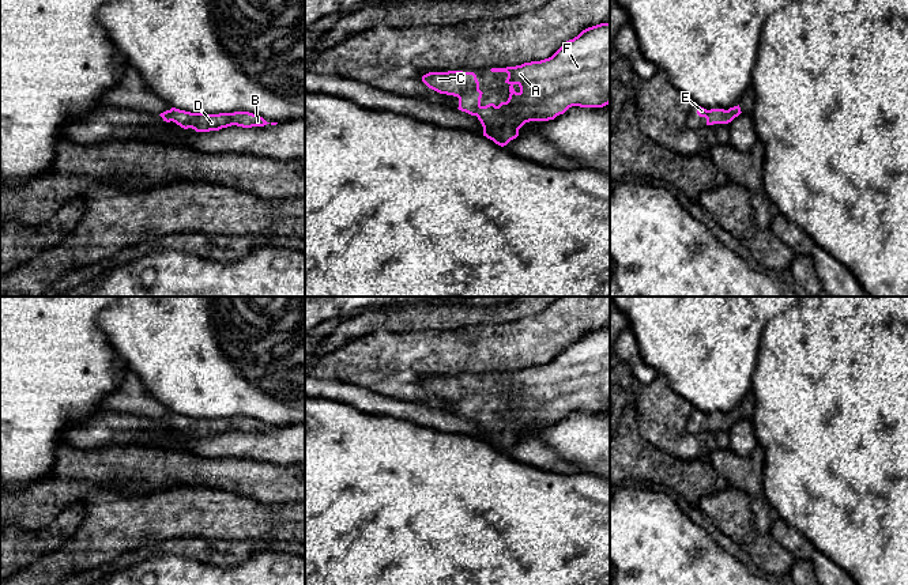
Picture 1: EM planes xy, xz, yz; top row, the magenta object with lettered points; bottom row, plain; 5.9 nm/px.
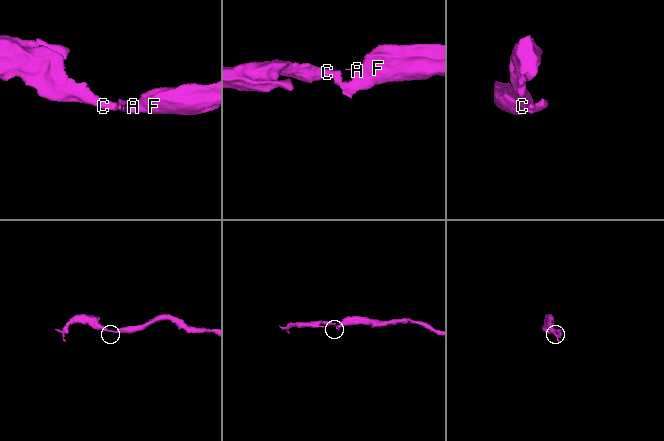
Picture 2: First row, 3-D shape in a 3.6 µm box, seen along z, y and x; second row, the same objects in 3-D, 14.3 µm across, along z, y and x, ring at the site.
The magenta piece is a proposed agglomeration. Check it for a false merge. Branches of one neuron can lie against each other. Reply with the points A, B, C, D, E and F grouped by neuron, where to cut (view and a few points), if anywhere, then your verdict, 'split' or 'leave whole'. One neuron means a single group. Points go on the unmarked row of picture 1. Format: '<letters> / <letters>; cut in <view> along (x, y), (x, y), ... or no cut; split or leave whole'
A B C D E F; no cut; leave whole

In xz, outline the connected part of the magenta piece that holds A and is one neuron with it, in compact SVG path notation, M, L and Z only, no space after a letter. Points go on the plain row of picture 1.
M610 327L583 335L549 363L490 375L508 378L505 388L509 389L510 399L498 411L481 410L483 397L474 377L429 377L422 381L422 386L440 399L457 401L457 414L476 420L483 431L483 441L504 452L519 441L519 434L525 427L554 424L572 411L603 412L610 408Z

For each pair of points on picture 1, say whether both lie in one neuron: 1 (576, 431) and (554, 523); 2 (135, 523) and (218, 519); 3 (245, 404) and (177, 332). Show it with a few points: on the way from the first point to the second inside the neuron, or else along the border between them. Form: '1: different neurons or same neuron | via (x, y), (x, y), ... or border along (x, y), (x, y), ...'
1: different neurons | border along (580, 471), (595, 475)
2: same neuron | via (155, 519), (198, 519)
3: same neuron | via (226, 385), (203, 362), (196, 359), (193, 351)

